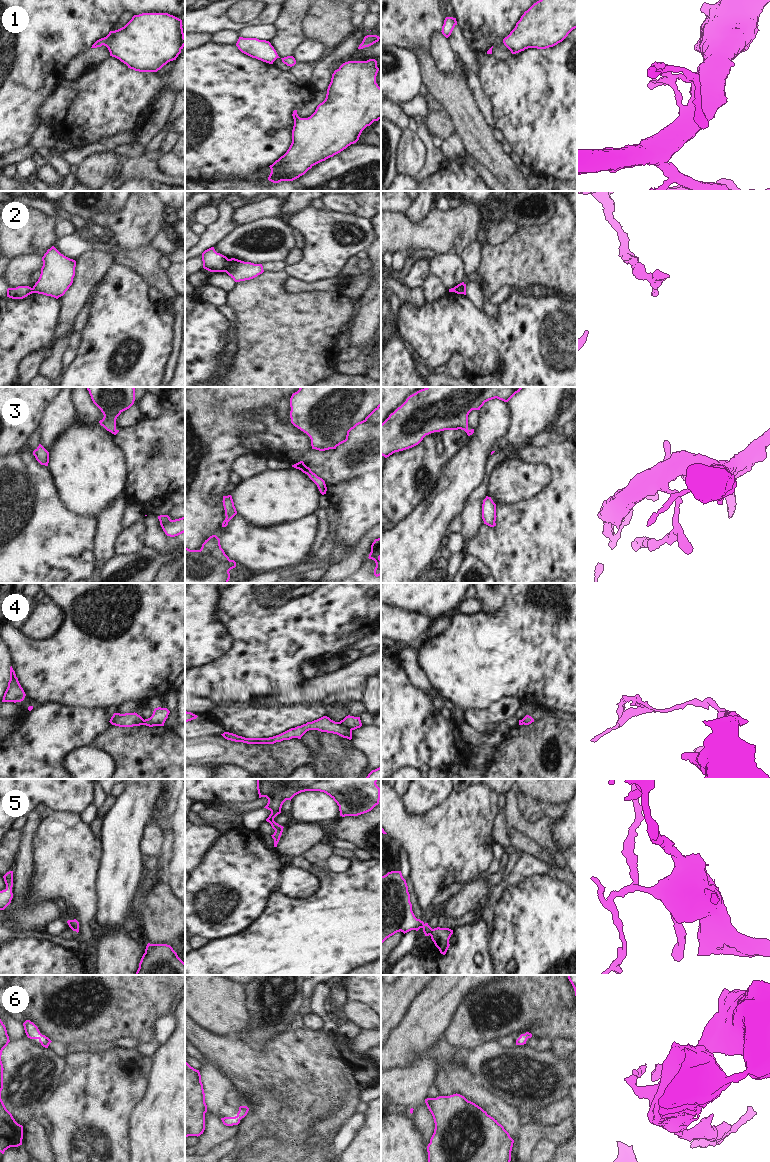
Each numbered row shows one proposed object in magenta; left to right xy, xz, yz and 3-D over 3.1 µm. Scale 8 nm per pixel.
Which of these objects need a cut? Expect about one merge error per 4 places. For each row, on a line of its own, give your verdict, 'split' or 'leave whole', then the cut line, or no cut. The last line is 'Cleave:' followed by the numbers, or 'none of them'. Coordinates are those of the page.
1: leave whole; no cut
2: split; cut in xz along (229, 259), (229, 265), (225, 271)
3: leave whole; no cut
4: split; cut in xz along (339, 722), (351, 731)
5: leave whole; no cut
6: leave whole; no cut
Cleave: 2, 4

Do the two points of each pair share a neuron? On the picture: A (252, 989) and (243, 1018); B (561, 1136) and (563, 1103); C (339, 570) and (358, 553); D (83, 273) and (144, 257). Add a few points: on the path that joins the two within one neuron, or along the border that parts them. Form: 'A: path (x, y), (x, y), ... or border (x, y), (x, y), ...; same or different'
A: border (242, 986), (250, 1018), (250, 1024), (246, 1029); different
B: border (566, 1118), (557, 1125), (539, 1124); different
C: path (344, 568), (354, 558); same
D: border (134, 249), (118, 250), (115, 253), (114, 263); different

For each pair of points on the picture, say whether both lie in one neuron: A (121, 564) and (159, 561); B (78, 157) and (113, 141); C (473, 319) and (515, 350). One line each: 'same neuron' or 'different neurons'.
A: same neuron
B: same neuron
C: same neuron

